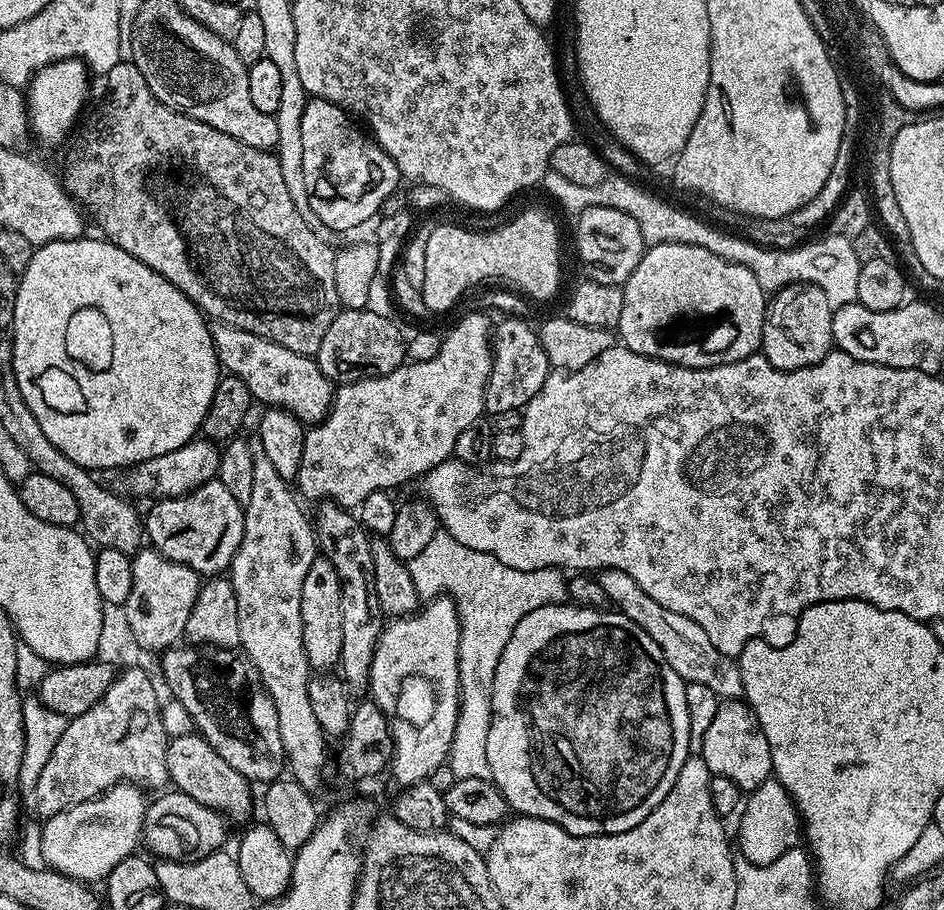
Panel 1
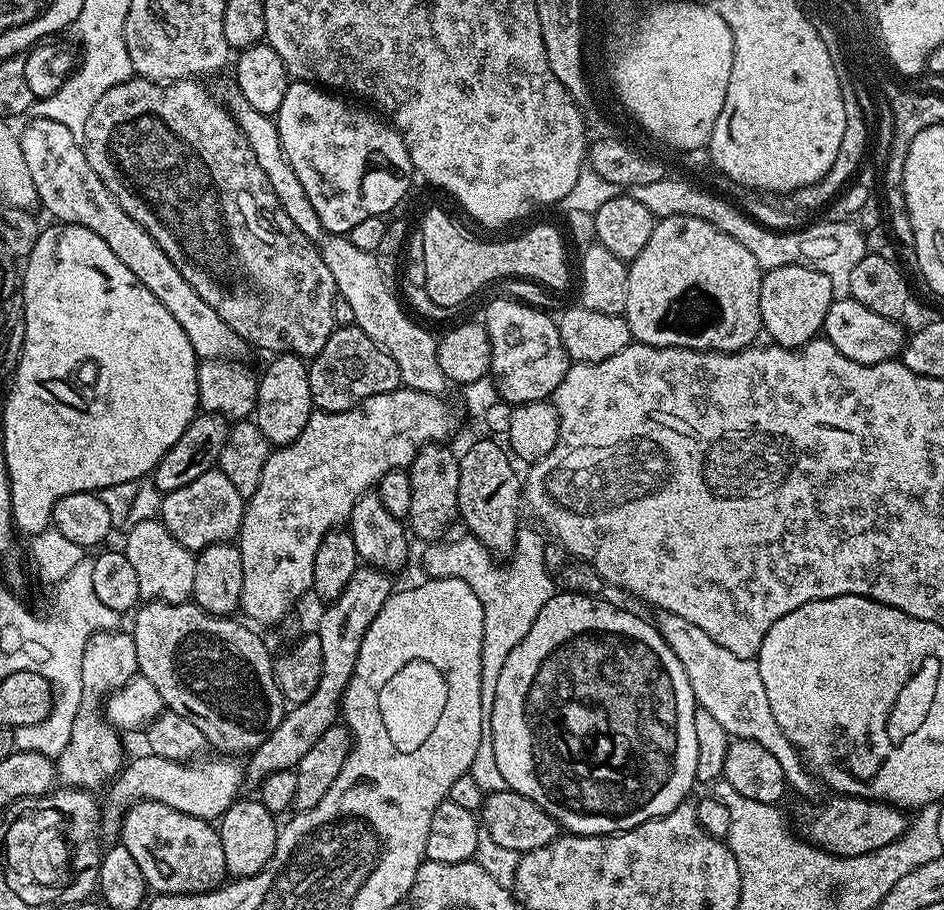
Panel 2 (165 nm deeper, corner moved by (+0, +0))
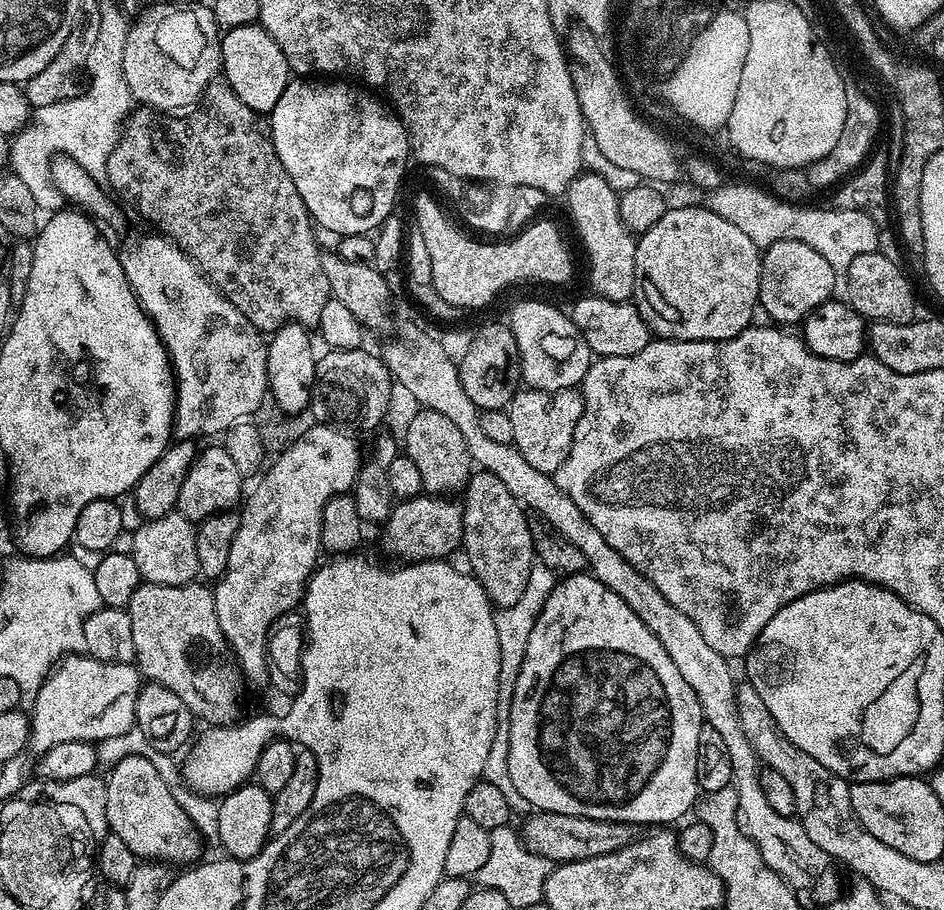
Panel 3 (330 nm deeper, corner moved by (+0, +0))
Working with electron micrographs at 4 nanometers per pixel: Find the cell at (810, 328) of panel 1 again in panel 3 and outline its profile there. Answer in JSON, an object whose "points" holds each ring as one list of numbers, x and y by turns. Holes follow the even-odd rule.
{"points":[[774,242,770,247,763,249,760,257,760,298,758,301,762,312,769,316,771,323,776,326,792,326,788,324,799,325,804,319,812,313,815,308,822,306,827,300,833,299,837,284,838,273,814,250,814,246,806,246,806,242]]}

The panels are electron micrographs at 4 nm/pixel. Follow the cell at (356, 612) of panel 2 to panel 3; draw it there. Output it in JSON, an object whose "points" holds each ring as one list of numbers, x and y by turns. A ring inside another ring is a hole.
{"points":[[421,494,393,503,392,512,382,524,384,548,400,562,441,560,461,547,464,539,464,510,461,501,444,494]]}

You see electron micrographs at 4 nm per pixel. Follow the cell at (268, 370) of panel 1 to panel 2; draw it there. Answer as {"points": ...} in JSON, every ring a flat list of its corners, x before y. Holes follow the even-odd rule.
{"points":[[36,116,24,129,19,129,18,135,30,178,34,178,34,190,38,190,42,208,56,216,52,218,62,224,77,224,86,230,94,230,94,234,98,234,98,238,102,238,102,242,106,242,106,246,110,246,110,250,114,250,118,259,134,273,134,278,138,278,138,282,142,282,146,290,150,290,150,294,170,310,174,322,178,322,186,338,190,338,197,361,243,357,246,341,226,326,214,306,198,298,194,286,182,278,178,266,166,258,166,250,162,250,162,246,158,246,158,242,154,242,154,238,150,238,150,234,146,234,146,230,142,230,142,226,134,222,122,206,118,206,106,186,102,186,102,178,98,178,90,162,86,162,84,145,77,133,62,126,62,122]]}

